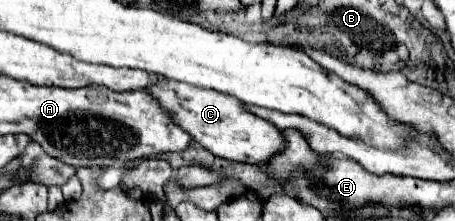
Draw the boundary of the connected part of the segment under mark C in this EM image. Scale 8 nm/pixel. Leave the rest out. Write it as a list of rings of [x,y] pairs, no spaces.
[[[166,82],[162,84],[162,88],[152,88],[150,90],[152,96],[156,96],[156,100],[162,104],[162,108],[166,108],[172,116],[174,122],[184,128],[186,132],[190,132],[190,136],[194,136],[194,140],[204,146],[206,150],[210,150],[214,156],[232,160],[232,162],[246,162],[246,164],[268,164],[278,152],[284,152],[286,148],[286,140],[282,136],[282,132],[272,126],[270,122],[250,114],[244,110],[244,104],[240,100],[234,100],[234,96],[222,96],[222,92],[214,92],[214,90],[206,90],[206,88],[198,88],[198,86],[190,86],[190,84],[180,84],[180,82]]]

